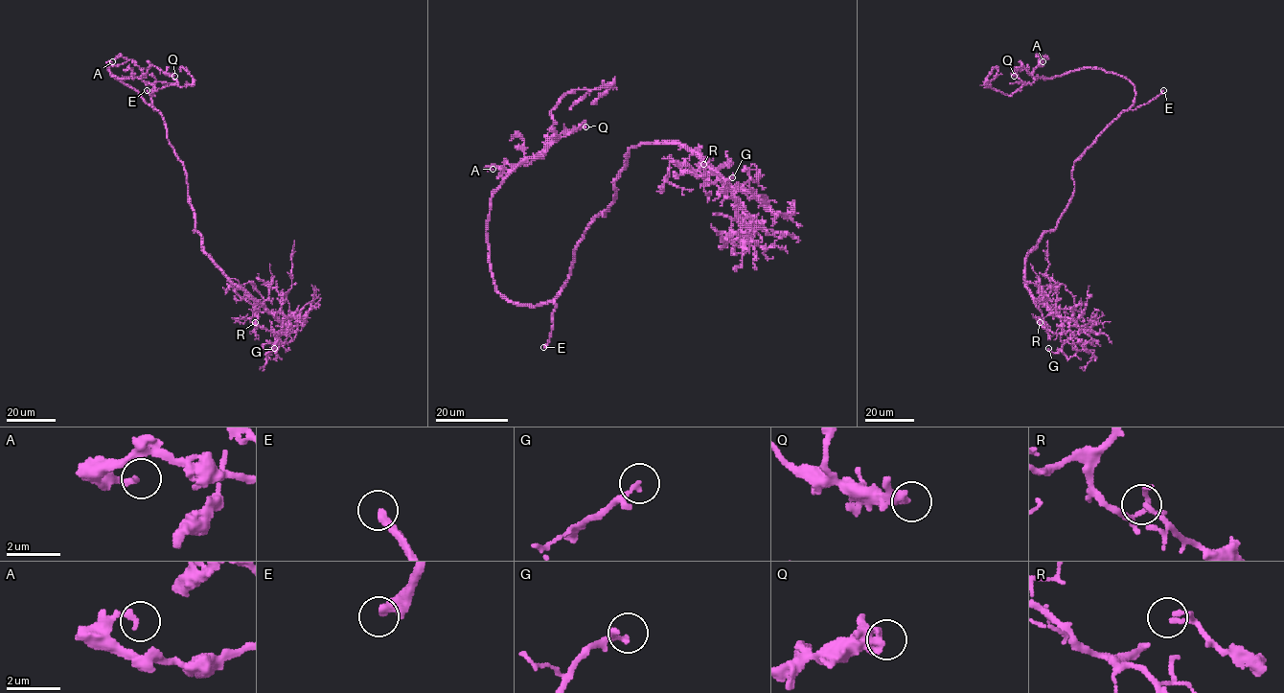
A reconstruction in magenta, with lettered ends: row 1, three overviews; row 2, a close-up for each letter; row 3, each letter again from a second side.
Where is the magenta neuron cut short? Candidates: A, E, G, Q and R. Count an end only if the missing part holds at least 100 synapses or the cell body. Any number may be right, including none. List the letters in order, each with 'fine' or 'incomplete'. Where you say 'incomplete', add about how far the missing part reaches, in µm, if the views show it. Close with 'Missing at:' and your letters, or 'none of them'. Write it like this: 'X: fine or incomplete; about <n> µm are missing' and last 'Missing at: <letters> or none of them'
A: fine
E: incomplete; about 8 µm are missing
G: fine
Q: fine
R: fine
Missing at: E

